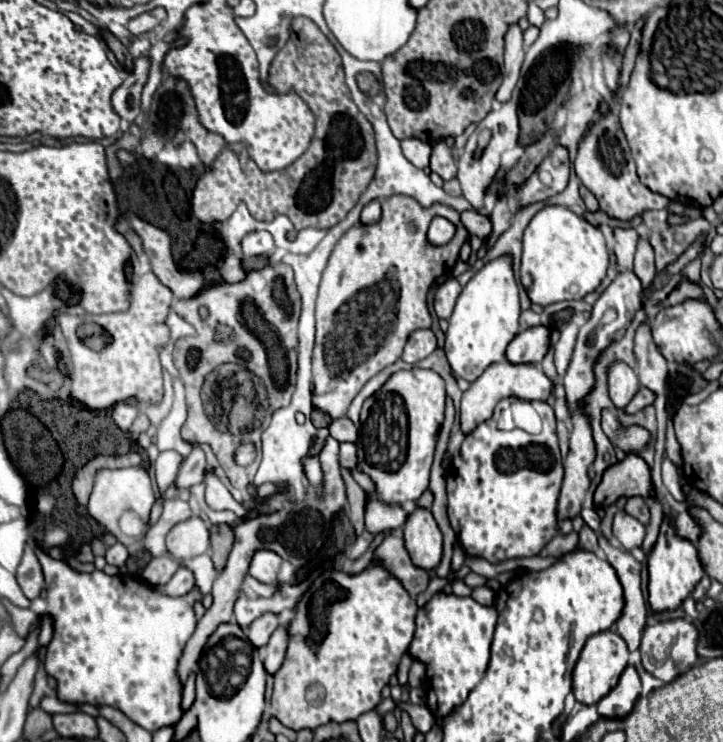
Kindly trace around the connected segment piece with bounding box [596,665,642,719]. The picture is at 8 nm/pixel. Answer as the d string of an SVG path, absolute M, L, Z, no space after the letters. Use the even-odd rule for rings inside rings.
M628 665L626 671L620 675L618 685L598 701L598 713L602 717L624 717L632 711L636 699L640 697L642 685L640 685L640 675L636 667Z

